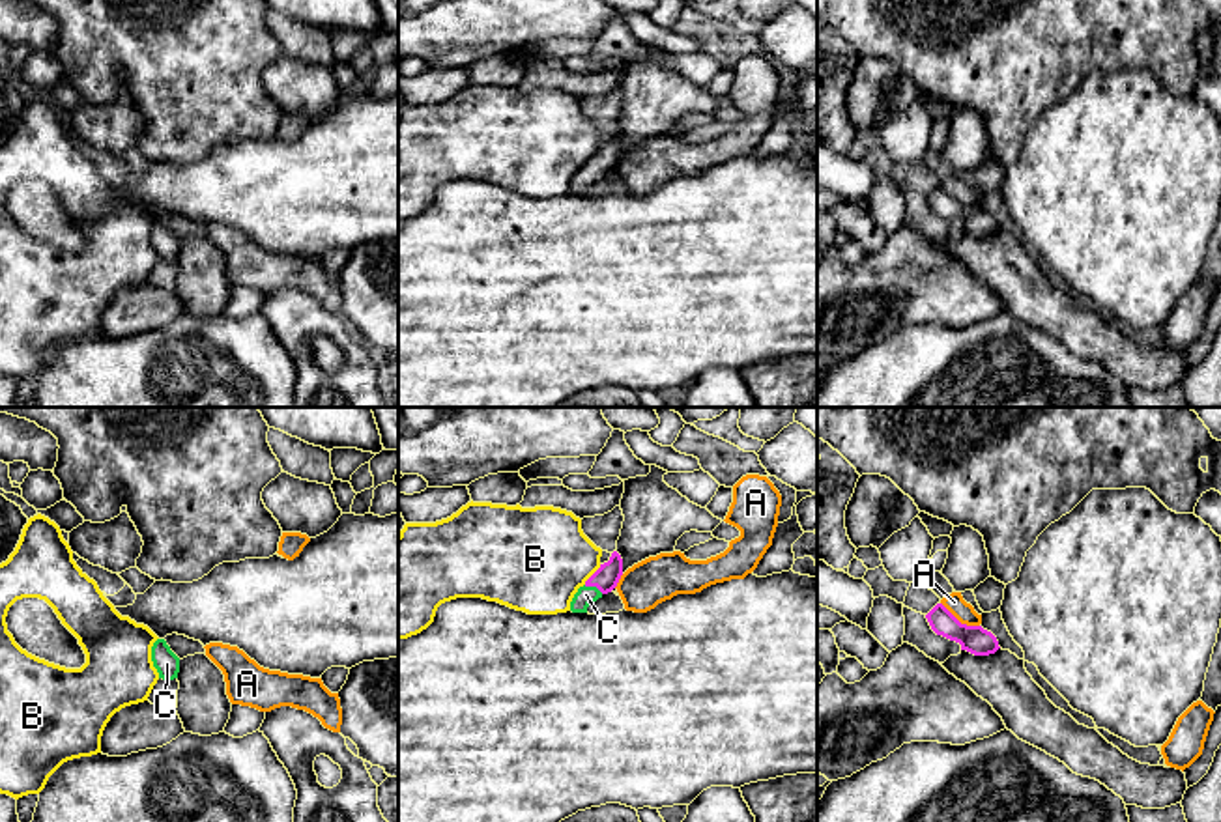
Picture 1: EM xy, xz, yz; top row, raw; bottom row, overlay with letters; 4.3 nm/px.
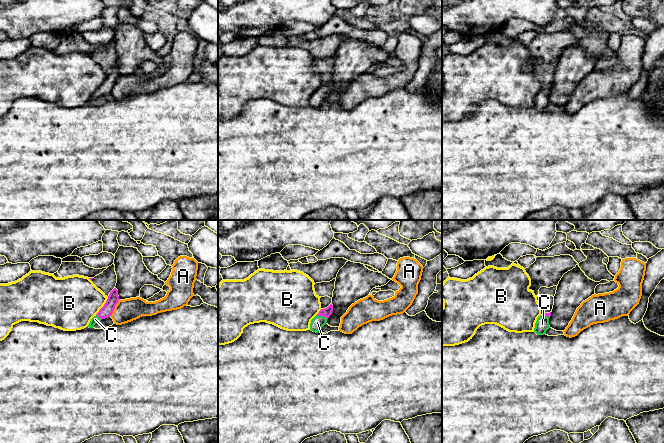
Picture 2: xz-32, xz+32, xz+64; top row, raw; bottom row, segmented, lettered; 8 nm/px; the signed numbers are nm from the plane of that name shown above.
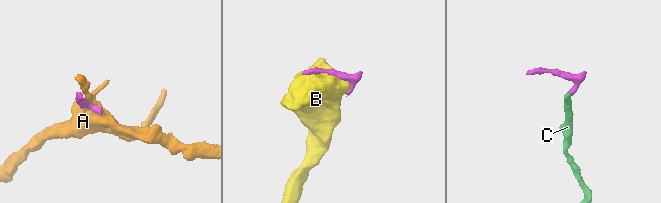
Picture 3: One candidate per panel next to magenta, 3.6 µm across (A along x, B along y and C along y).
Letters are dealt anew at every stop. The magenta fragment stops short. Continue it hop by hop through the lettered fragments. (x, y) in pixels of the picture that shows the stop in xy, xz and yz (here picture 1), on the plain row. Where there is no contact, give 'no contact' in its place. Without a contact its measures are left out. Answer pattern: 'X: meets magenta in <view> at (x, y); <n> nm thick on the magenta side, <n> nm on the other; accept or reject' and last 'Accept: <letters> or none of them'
A: meets magenta in yz at (958, 202); 120 nm thick on the magenta side, 90 nm on the other; reject
B: meets magenta in xz at (593, 155); 110 nm thick on the magenta side, 440 nm on the other; reject
C: meets magenta in xz at (593, 167); 110 nm thick on the magenta side, 80 nm on the other; accept
Accept: C

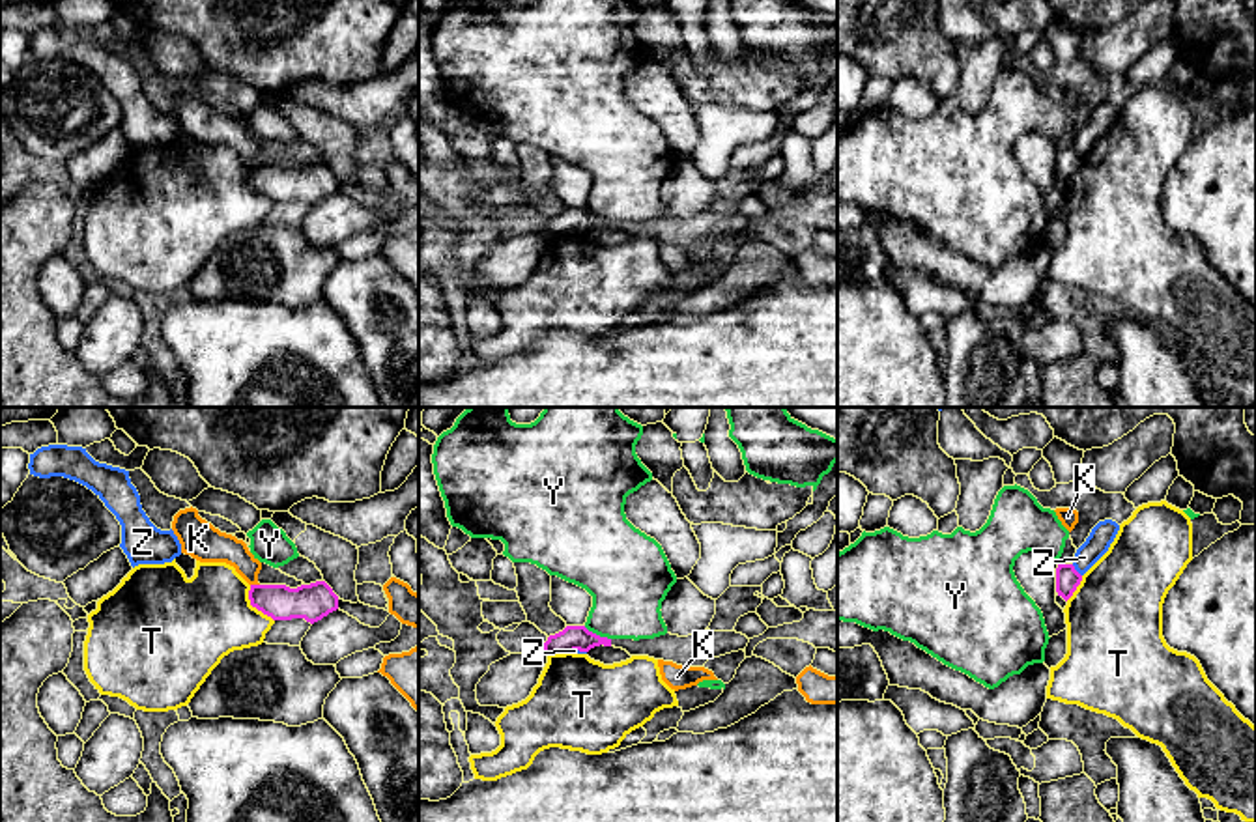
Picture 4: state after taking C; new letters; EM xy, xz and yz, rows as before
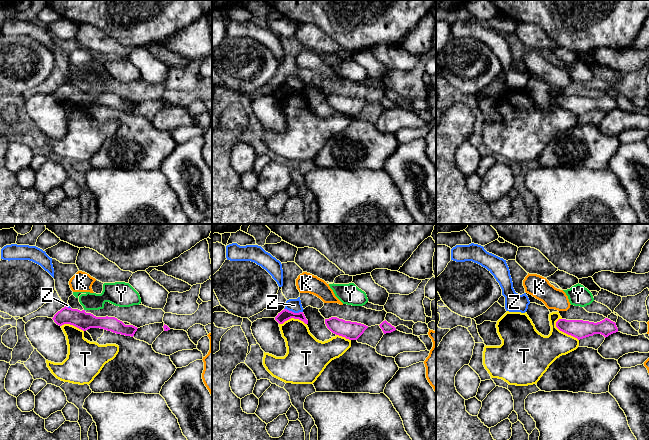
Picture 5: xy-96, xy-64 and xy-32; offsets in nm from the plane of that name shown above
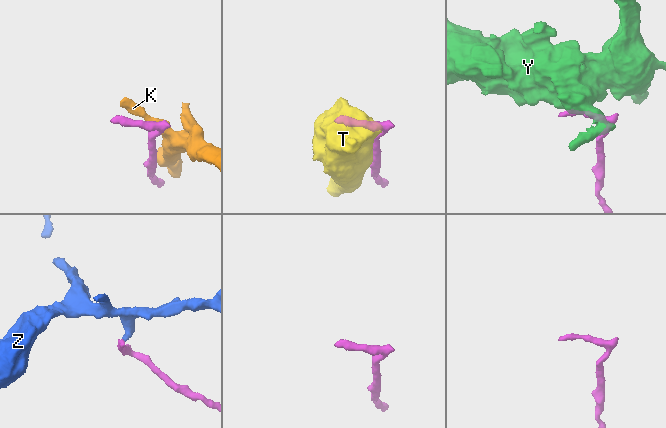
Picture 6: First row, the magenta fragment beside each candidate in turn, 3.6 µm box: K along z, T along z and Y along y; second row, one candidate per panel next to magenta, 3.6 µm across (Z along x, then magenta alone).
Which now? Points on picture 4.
K: meets magenta in xy at (255, 167); 150 nm thick on the magenta side, 140 nm on the other; reject
T: meets magenta in xy at (253, 187); 160 nm thick on the magenta side, 380 nm on the other; reject
Y: meets magenta in xz at (595, 215); 110 nm thick on the magenta side, 320 nm on the other; reject
Z: meets magenta in yz at (1075, 152); 100 nm thick on the magenta side, 100 nm on the other; reject
Accept: none of them

